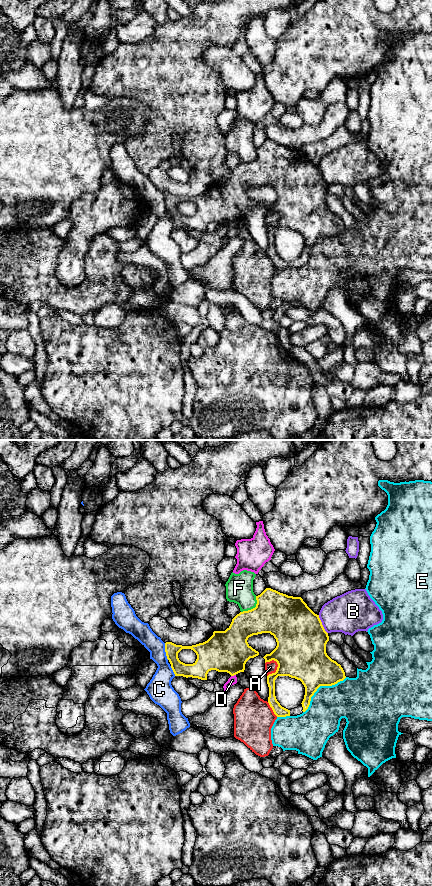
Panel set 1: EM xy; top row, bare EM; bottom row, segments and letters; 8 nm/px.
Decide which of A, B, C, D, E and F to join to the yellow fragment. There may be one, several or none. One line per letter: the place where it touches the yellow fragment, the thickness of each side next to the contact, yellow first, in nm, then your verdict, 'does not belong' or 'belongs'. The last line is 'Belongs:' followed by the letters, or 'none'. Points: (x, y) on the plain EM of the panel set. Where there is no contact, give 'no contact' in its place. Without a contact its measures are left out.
A: contact xy (277, 221); calibres 400 and 90 nm; does not belong
B: contact xy (321, 176); calibres 400 and 320 nm; does not belong
C: contact xy (165, 203); calibres 120 and 160 nm; does not belong
D: contact xy (233, 227); calibres 340 and 70 nm; does not belong
E: contact xy (320, 237); calibres 340 and 300 nm; does not belong
F: contact xy (253, 160); calibres 340 and 220 nm; does not belong
Belongs: none

